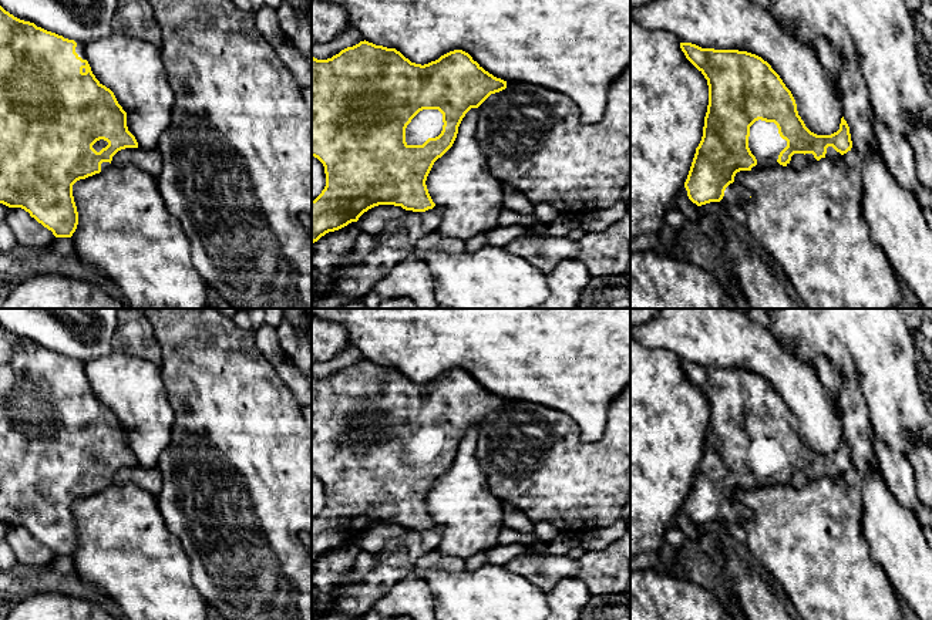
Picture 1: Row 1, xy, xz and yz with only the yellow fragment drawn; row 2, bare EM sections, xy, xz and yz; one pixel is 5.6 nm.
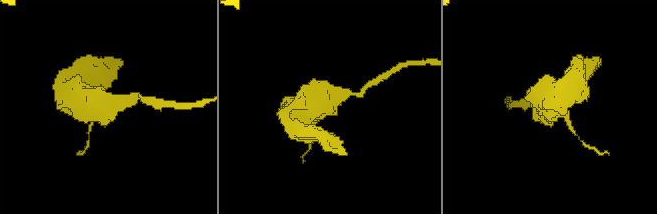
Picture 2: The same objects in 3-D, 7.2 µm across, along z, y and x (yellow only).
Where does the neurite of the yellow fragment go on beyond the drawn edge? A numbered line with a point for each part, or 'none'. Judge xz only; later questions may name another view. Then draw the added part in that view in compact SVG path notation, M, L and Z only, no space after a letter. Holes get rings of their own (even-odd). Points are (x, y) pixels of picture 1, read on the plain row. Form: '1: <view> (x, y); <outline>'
1: xz (427, 442); M438 428L420 429L406 447L407 464L423 464L443 449L443 432Z

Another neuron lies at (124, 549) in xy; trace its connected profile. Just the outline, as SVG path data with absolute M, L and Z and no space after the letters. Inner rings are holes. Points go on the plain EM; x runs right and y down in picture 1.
M134 483L110 485L77 499L73 515L78 530L78 543L71 555L75 574L83 583L108 594L121 609L122 620L208 620L209 606L194 584L189 557L166 528L154 495Z

